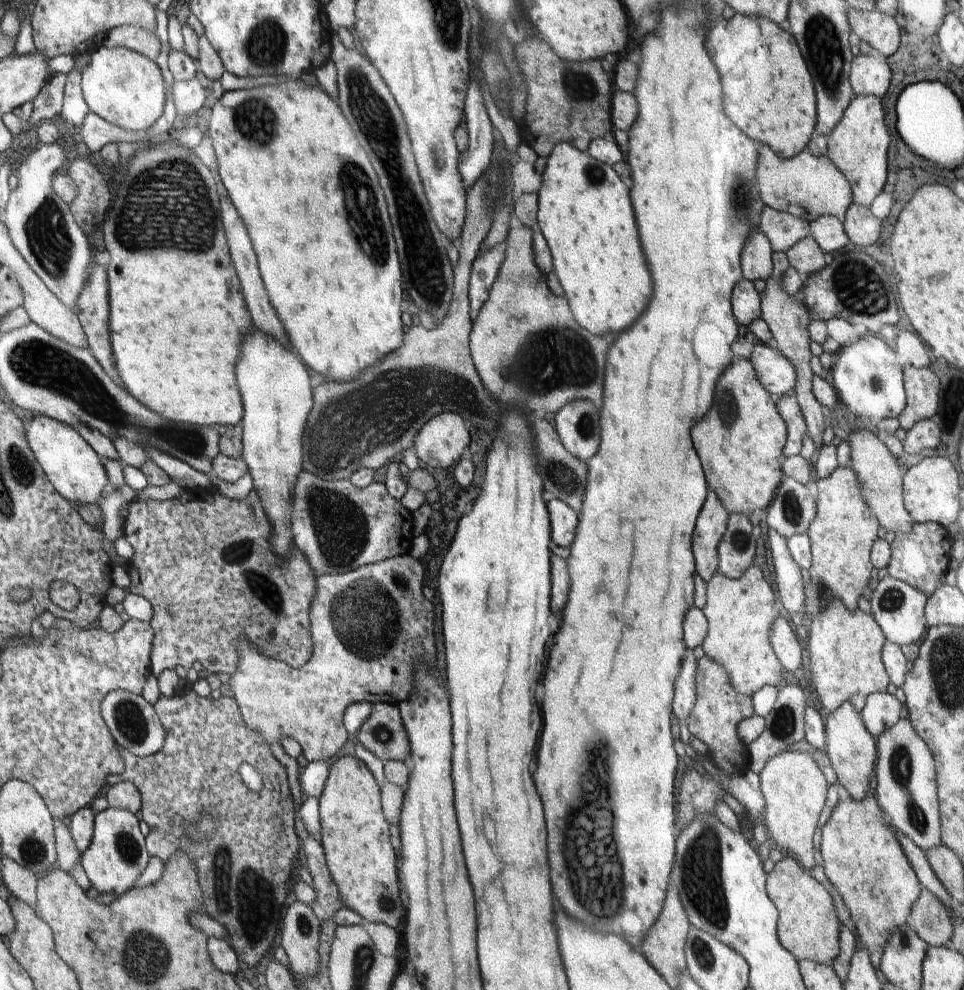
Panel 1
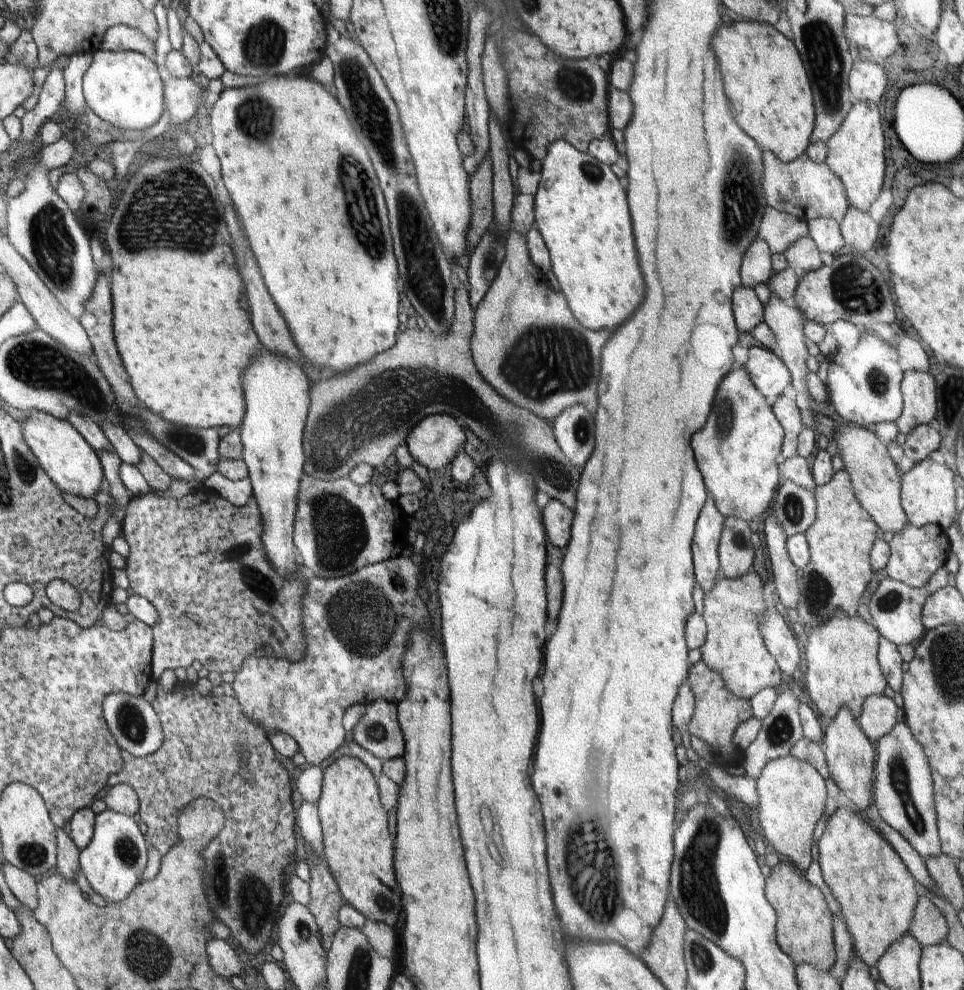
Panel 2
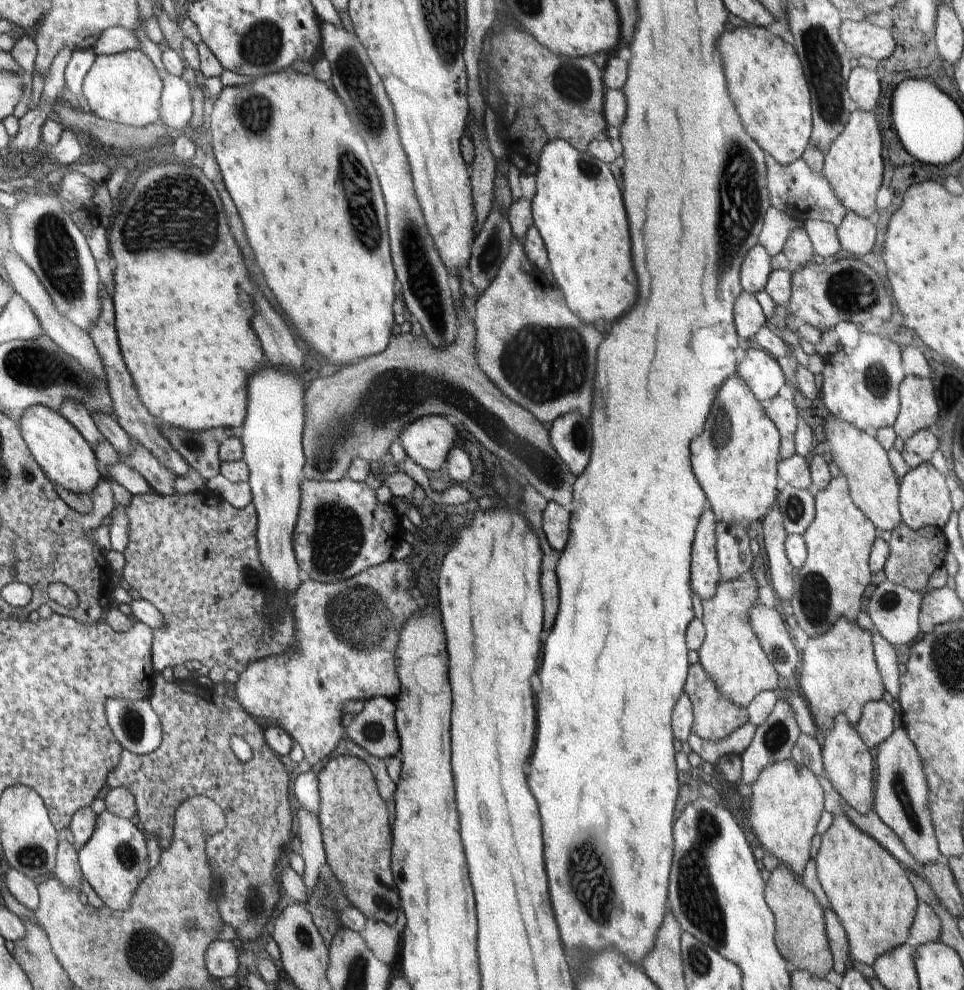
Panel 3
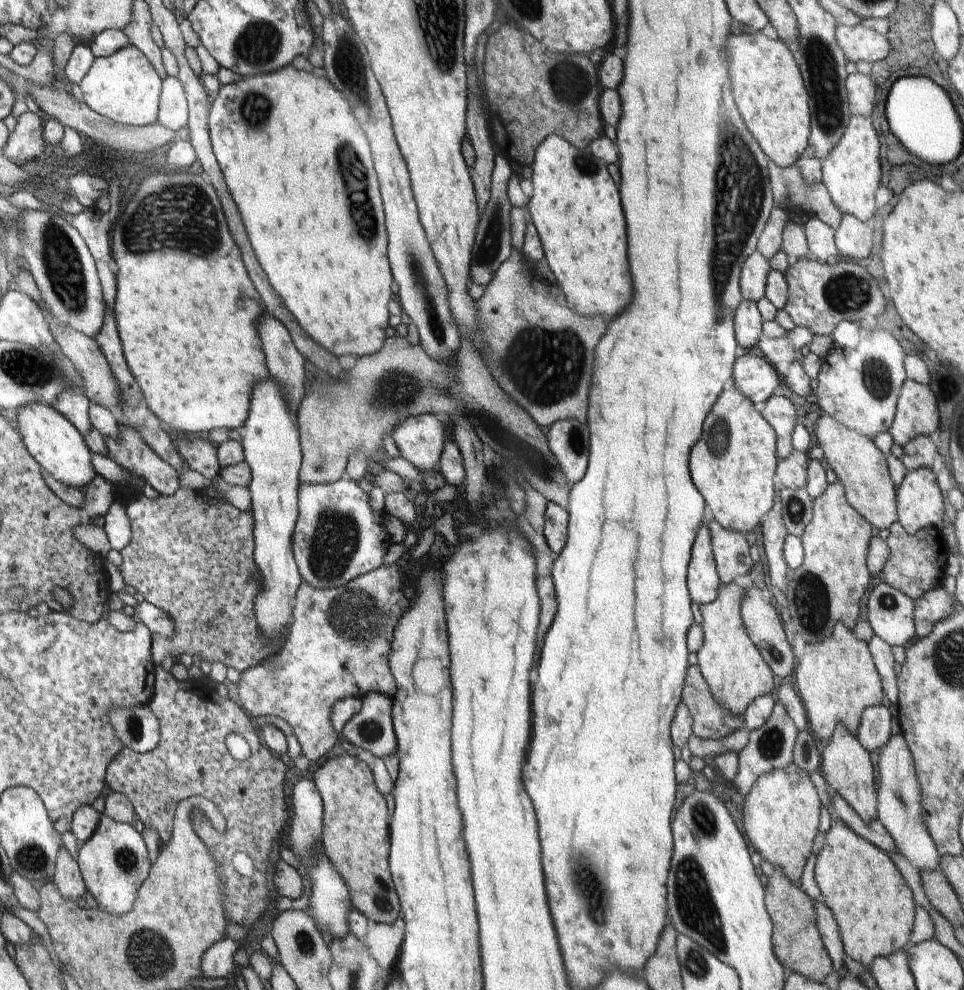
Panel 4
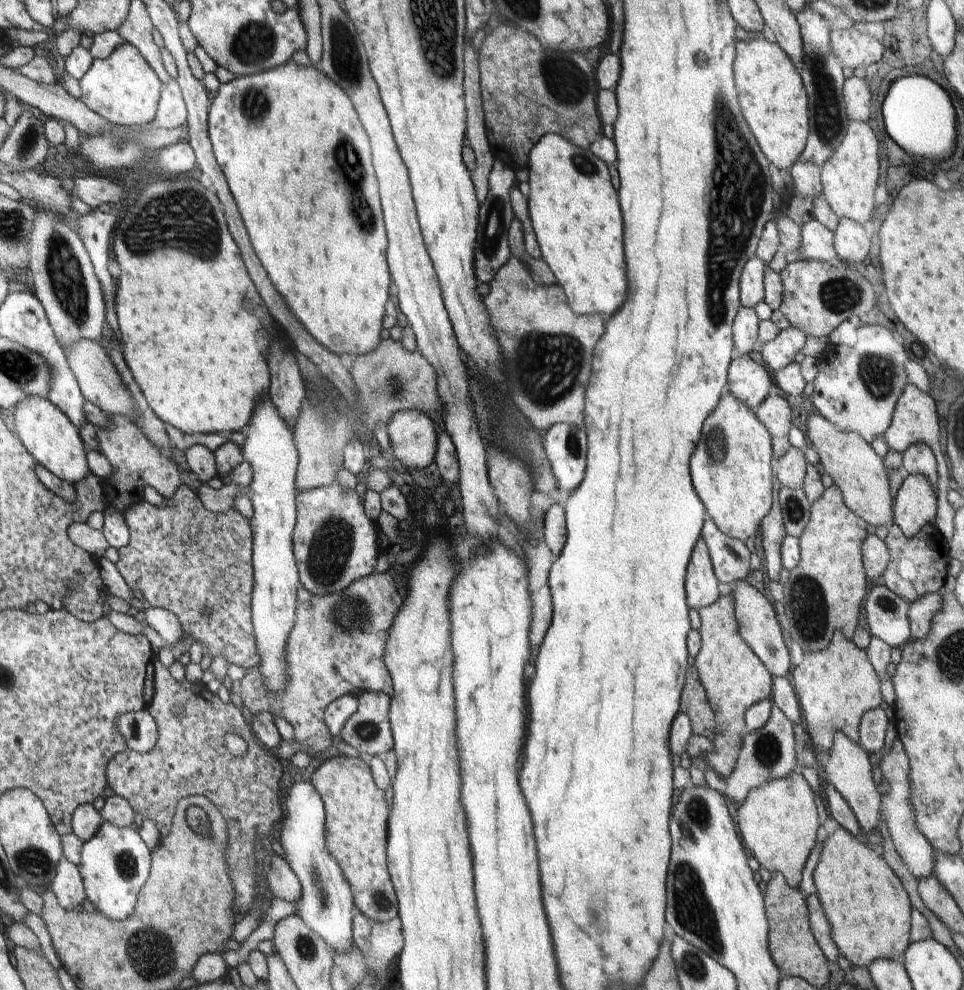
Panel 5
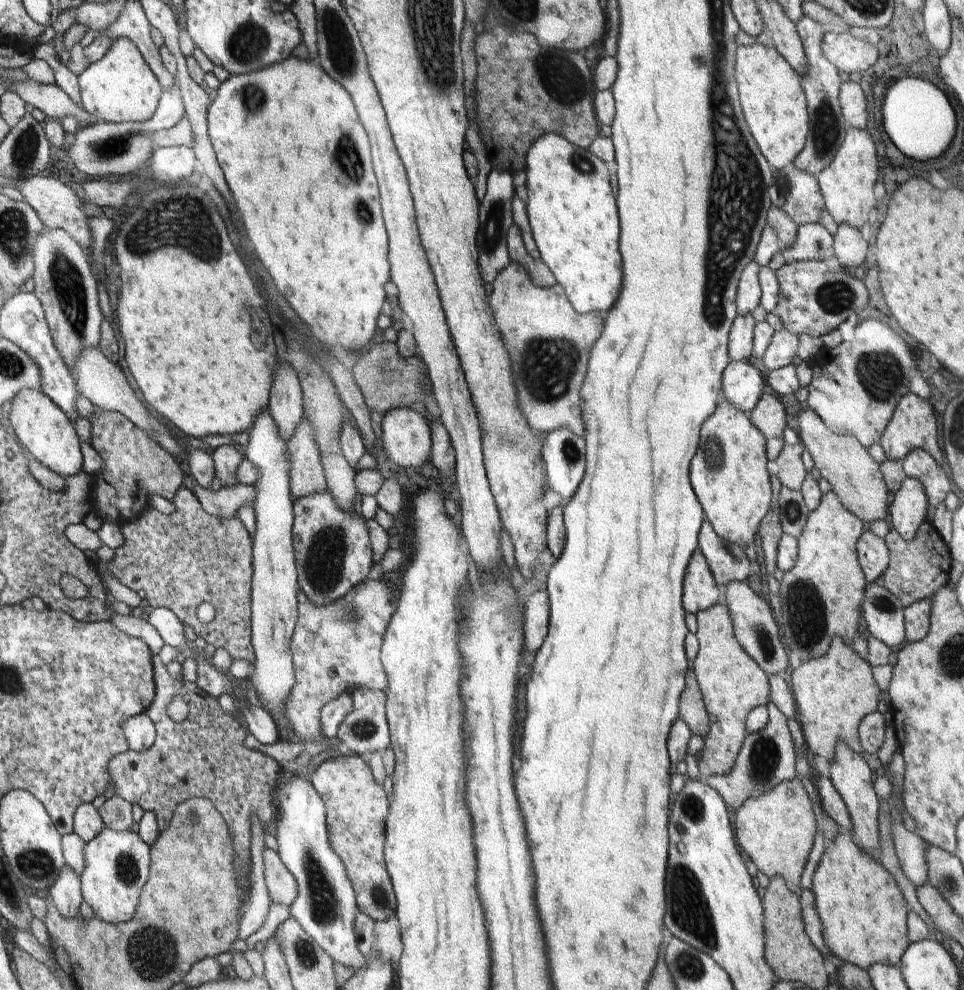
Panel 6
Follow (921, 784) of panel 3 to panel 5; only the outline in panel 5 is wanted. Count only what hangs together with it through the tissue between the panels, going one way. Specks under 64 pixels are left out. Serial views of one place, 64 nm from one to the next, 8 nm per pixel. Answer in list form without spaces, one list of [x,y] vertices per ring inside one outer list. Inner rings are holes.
[[[895,738],[891,750],[887,754],[883,754],[881,758],[881,774],[883,780],[889,784],[889,792],[881,796],[881,818],[887,822],[889,834],[891,834],[891,842],[895,846],[895,852],[899,854],[899,858],[903,860],[903,864],[907,866],[907,870],[917,878],[929,878],[933,874],[933,846],[929,844],[929,840],[917,830],[915,824],[915,814],[913,808],[909,804],[909,760],[905,754],[905,748],[901,744],[901,740]]]

